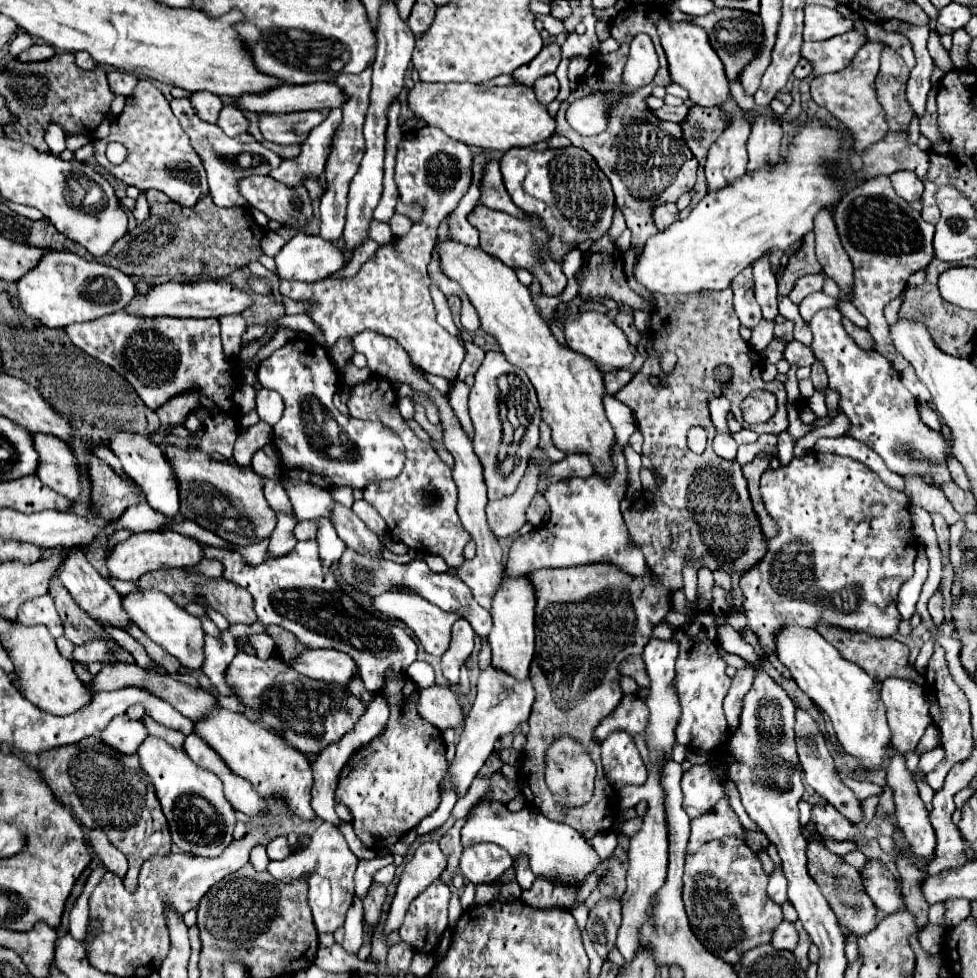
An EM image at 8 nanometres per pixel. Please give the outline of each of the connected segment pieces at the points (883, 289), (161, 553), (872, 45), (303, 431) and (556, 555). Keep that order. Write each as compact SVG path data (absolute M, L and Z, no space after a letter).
M888 176L868 180L866 184L844 194L842 202L834 210L834 222L838 234L842 236L844 250L848 252L854 264L856 284L852 304L866 316L868 332L874 338L876 352L886 356L890 364L898 372L902 372L908 362L892 348L892 342L888 340L888 322L884 318L884 306L896 296L900 296L906 288L908 278L914 272L924 270L934 258L934 226L924 222L920 212L894 192Z
M168 530L168 532L146 532L146 534L140 534L140 536L130 536L128 540L120 542L114 552L110 552L106 566L110 568L114 578L136 582L146 572L160 570L160 568L166 568L166 566L184 570L184 568L200 564L204 558L206 558L204 546L198 540Z
M868 42L864 44L864 48L856 54L856 58L852 60L852 64L836 74L824 74L824 76L816 76L810 84L810 96L812 100L826 108L832 116L836 116L842 124L846 124L850 128L850 132L856 138L856 152L860 154L864 148L868 148L870 144L874 144L876 140L880 140L880 136L884 136L884 110L880 108L878 100L876 100L876 74L880 70L880 52L882 52L884 44L882 42Z
M294 338L276 350L258 368L264 388L276 390L286 404L284 416L274 426L272 444L280 452L282 476L294 484L312 484L322 490L338 486L364 490L372 482L390 480L406 462L402 440L384 424L344 416L332 398L338 390L338 372L328 350L314 340Z
M614 444L614 464L616 464L616 474L608 480L598 478L598 476L584 479L574 477L556 482L556 484L552 484L552 488L548 488L548 492L544 496L552 510L550 520L544 526L538 526L536 532L528 532L526 536L518 536L514 540L510 554L508 554L508 564L506 564L508 576L530 574L538 568L564 568L564 566L568 568L568 566L594 564L594 562L610 562L610 564L624 568L624 572L630 572L634 576L644 576L644 572L646 572L644 556L642 556L640 548L630 542L626 524L624 524L622 512L620 512L620 500L626 496L626 486L624 486L626 474L624 474L624 454L620 452L620 448L616 444Z

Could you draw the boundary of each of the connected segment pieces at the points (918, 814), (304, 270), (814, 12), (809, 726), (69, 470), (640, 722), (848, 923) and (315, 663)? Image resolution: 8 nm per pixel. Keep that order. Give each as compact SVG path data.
M890 748L894 752L894 756L890 758L890 764L888 764L888 786L894 790L894 802L896 802L896 820L898 820L898 826L902 828L910 848L914 854L918 854L920 858L924 860L932 860L934 858L934 850L936 850L936 834L934 834L934 828L928 820L928 810L924 808L924 802L920 800L918 796L918 788L906 768L906 762L904 762L904 756L898 754L894 748Z
M298 232L274 260L280 278L300 282L318 282L336 274L346 264L344 250L338 248L338 244L302 232Z
M808 4L804 8L804 42L818 42L828 40L838 34L846 34L854 30L854 22L844 18L838 10L826 6Z
M796 710L796 746L798 746L798 756L800 756L800 766L802 766L802 772L804 772L804 780L820 794L820 798L824 802L832 804L852 824L860 824L864 820L862 804L860 804L860 800L856 800L854 792L842 784L842 780L840 780L840 776L834 768L834 760L830 756L828 744L826 744L822 732L818 730L818 724L804 710Z
M34 434L36 450L40 452L40 472L36 474L50 490L66 496L72 502L80 498L80 468L82 464L72 450L52 436Z
M626 694L616 712L600 722L600 726L596 728L596 738L598 742L602 742L616 730L628 732L630 736L644 736L644 724L648 724L648 708L644 700L634 694Z
M808 822L808 832L810 832L810 838L808 838L806 856L808 856L808 872L810 872L810 876L820 886L820 890L822 890L824 898L828 900L832 912L836 914L838 922L842 926L846 926L846 928L852 928L852 932L856 936L868 934L876 926L876 906L870 900L870 896L864 892L864 882L862 882L860 872L856 868L852 868L850 864L846 864L838 854L832 854L824 846L824 840L816 832L814 822Z
M306 650L296 658L292 668L312 680L338 684L348 684L360 674L358 664L352 660L352 656L336 650Z

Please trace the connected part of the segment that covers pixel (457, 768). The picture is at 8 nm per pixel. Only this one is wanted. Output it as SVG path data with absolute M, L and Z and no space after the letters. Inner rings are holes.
M494 666L484 670L478 678L478 696L464 722L464 730L456 744L456 756L448 768L448 776L444 780L442 790L448 788L448 784L452 782L452 786L458 790L458 796L462 798L468 792L472 780L478 776L486 758L494 752L494 742L504 734L514 732L520 724L528 720L534 698L536 698L536 692L530 680L514 680L512 676L496 670Z

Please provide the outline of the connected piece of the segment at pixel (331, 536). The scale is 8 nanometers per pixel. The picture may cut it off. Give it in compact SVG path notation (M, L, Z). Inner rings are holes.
M320 518L320 528L318 528L318 544L320 544L320 558L324 564L328 566L334 566L338 564L342 552L346 550L346 544L340 540L340 536L336 534L334 526L326 520L326 518Z

